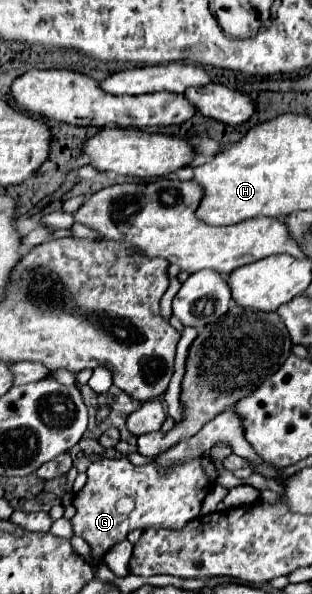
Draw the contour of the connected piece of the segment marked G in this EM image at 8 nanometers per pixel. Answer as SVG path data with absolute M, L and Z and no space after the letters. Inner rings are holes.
M125 456L95 460L87 468L87 484L73 500L77 514L71 518L71 524L75 536L81 536L93 548L93 558L103 558L111 546L125 540L135 528L181 528L199 516L211 484L201 468L201 458L177 464L163 474L157 468L155 462L133 466Z

